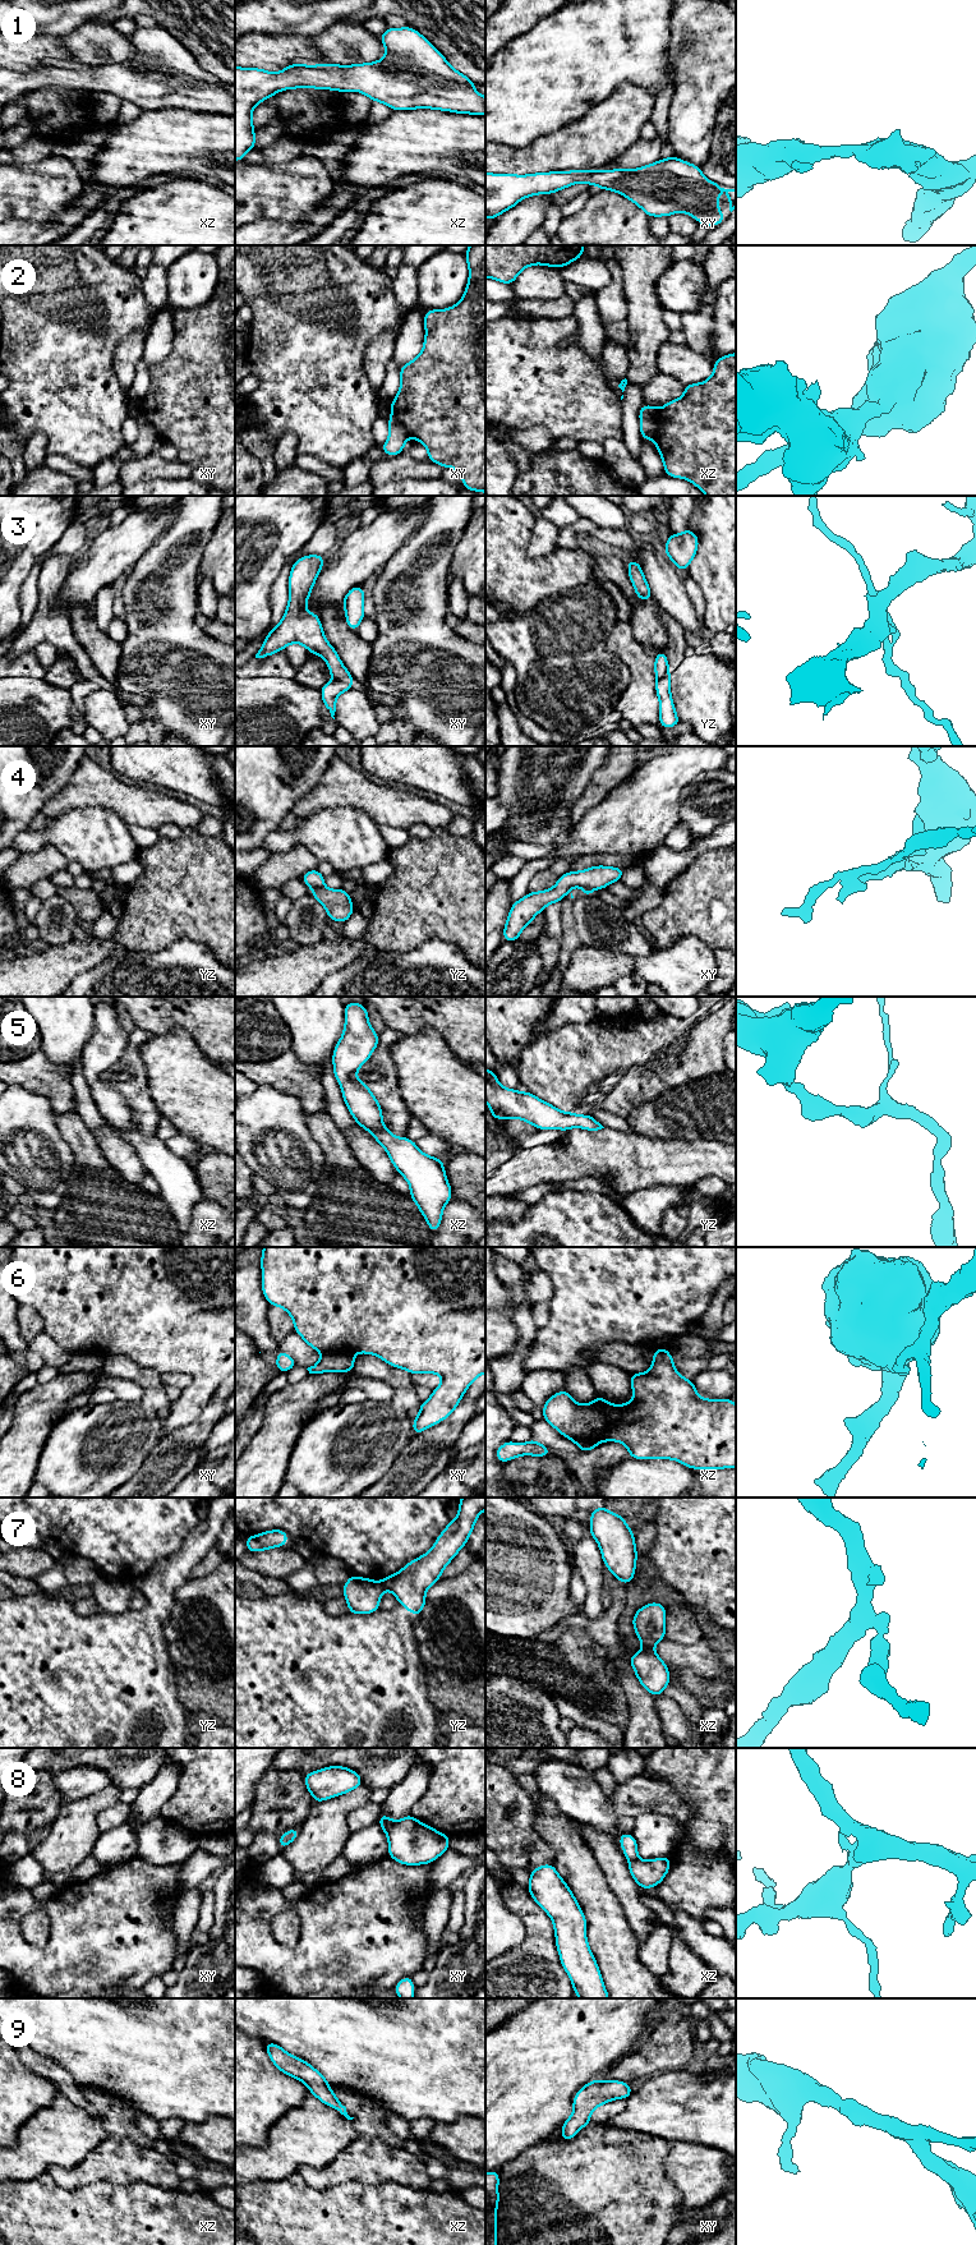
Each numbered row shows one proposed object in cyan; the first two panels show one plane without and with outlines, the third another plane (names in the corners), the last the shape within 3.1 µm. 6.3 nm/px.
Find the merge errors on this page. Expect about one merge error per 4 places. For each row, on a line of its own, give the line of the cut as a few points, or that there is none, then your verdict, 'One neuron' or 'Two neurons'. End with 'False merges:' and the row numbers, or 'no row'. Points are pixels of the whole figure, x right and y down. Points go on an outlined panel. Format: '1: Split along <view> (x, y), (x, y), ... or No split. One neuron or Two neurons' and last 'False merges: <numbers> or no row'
1: No split. One neuron
2: Split along xz (658, 410), (655, 436), (653, 438). Two neurons
3: No split. One neuron
4: Split along yz (322, 886), (313, 888). Two neurons
5: No split. One neuron
6: Split along xy (323, 1352), (346, 1352), (351, 1355). Two neurons
7: Split along xz (644, 1646), (652, 1647). Two neurons
8: Split along xz (638, 1858), (629, 1862). Two neurons
9: No split. One neuron
False merges: 2, 4, 6, 7, 8

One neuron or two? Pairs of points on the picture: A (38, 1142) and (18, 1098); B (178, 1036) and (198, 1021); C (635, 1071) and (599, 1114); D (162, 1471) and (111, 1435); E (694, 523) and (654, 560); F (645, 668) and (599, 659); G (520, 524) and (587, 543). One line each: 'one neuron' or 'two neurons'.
A: one neuron
B: two neurons
C: two neurons
D: two neurons
E: two neurons
F: two neurons
G: two neurons

